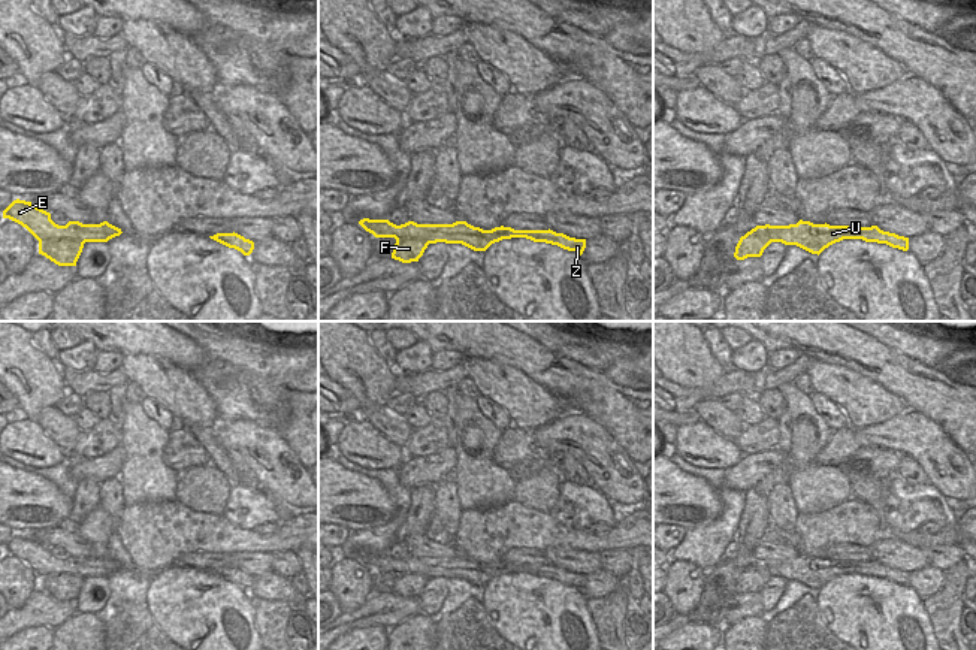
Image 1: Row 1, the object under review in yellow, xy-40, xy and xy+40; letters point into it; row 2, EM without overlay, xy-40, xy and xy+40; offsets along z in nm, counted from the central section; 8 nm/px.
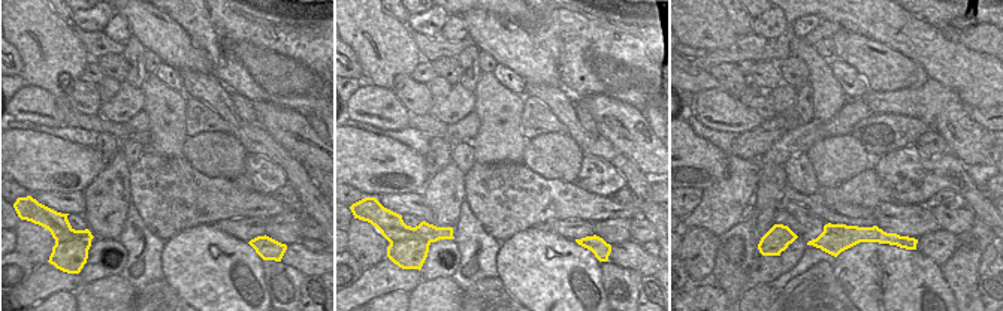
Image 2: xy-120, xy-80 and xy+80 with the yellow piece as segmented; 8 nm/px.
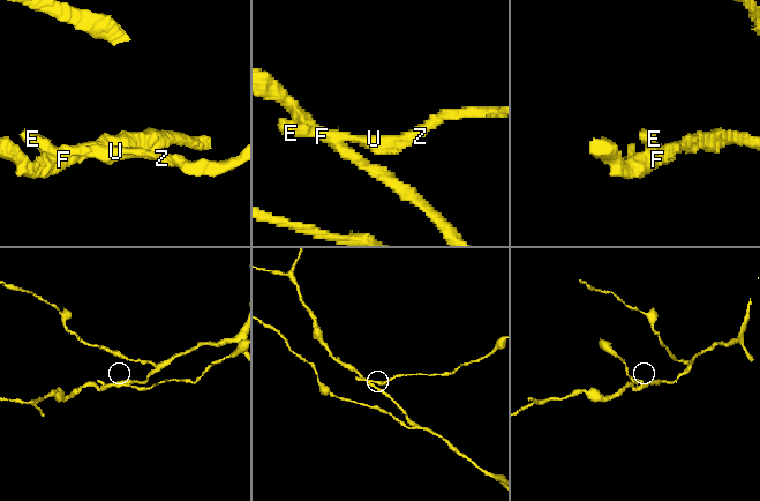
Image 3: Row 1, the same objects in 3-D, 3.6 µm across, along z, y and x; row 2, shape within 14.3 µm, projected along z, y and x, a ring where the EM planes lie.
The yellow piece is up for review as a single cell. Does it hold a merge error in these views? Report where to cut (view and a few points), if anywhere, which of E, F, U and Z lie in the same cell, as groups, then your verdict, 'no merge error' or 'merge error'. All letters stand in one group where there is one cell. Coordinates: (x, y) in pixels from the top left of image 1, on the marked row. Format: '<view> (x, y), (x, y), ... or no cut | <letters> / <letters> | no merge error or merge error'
xy-40 (39, 241), (76, 239), (84, 242) | E U Z / F | merge error

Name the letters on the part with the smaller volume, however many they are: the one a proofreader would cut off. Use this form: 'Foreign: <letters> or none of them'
Foreign: E, U, Z

